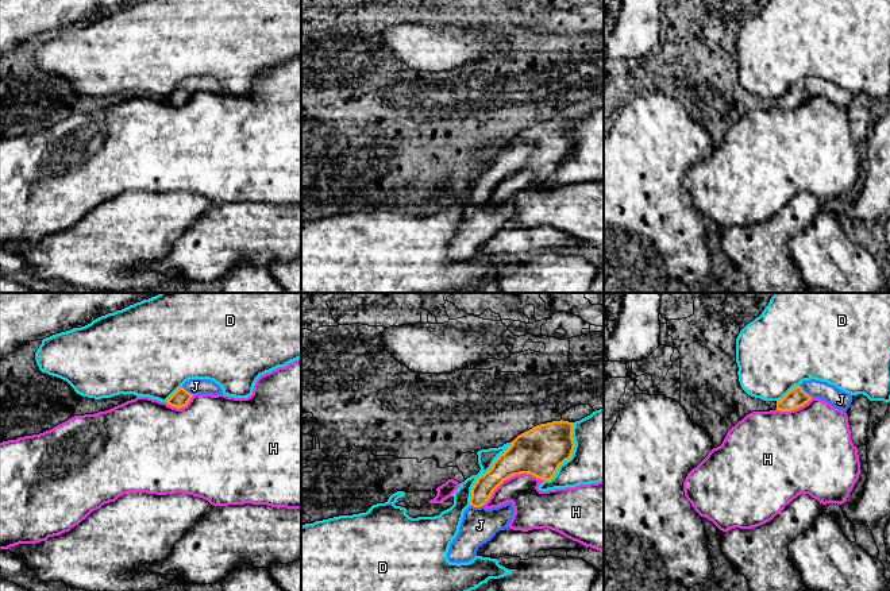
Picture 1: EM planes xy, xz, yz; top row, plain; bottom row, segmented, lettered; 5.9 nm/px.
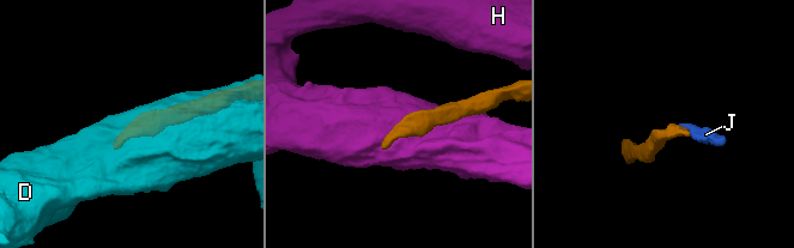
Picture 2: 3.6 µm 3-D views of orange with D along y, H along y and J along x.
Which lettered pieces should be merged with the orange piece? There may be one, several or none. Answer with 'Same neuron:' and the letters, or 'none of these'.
Same neuron: J

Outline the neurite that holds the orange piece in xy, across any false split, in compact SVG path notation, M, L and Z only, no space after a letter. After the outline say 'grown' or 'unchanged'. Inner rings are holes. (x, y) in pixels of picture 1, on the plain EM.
M189 77L186 78L167 98L166 101L181 107L188 103L194 92L223 92L221 85L209 77Z; grown

